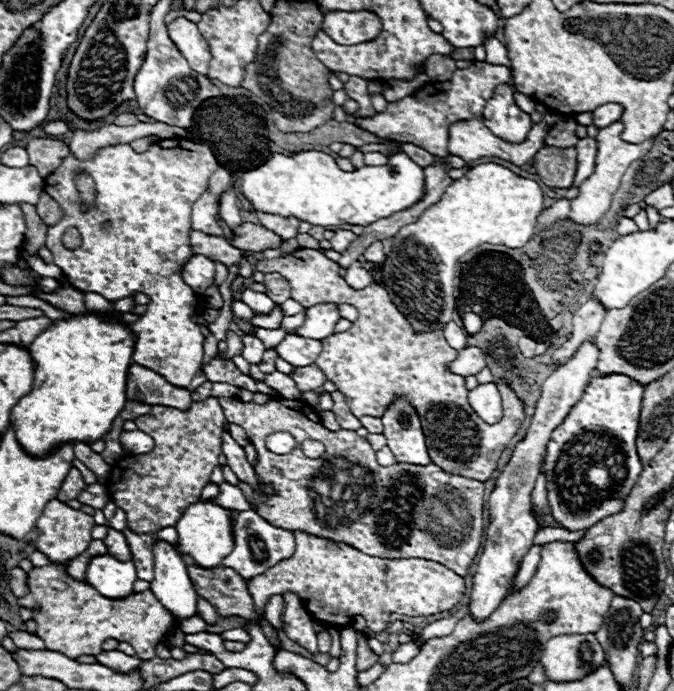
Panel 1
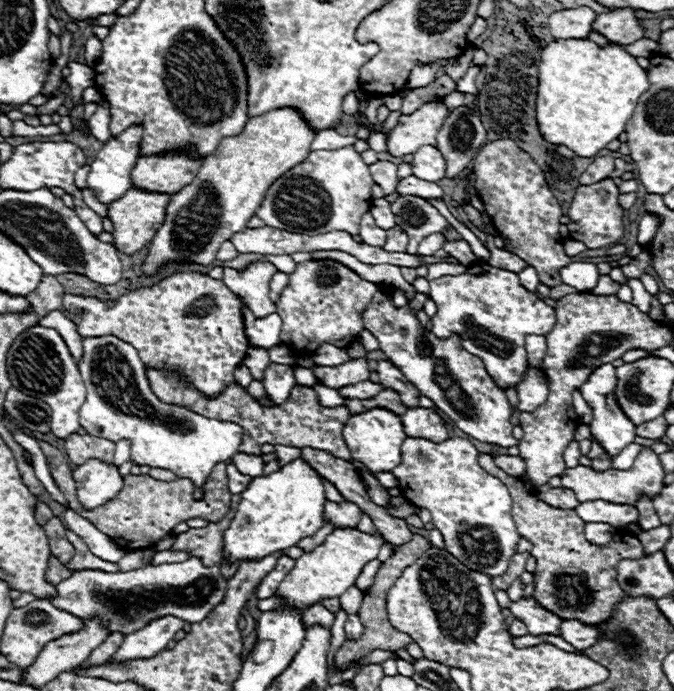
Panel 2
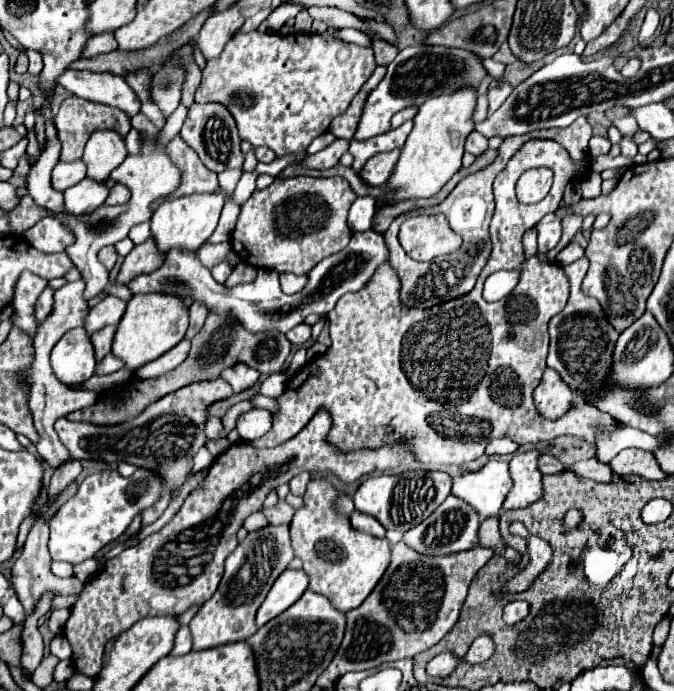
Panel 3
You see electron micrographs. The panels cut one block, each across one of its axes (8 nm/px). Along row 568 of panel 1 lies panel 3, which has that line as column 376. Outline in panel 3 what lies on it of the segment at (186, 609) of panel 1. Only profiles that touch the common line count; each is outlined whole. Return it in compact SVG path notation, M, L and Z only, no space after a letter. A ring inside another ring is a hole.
M398 150L386 152L386 154L376 154L372 156L364 170L360 170L360 178L368 182L368 186L384 186L394 172L394 166L398 162Z

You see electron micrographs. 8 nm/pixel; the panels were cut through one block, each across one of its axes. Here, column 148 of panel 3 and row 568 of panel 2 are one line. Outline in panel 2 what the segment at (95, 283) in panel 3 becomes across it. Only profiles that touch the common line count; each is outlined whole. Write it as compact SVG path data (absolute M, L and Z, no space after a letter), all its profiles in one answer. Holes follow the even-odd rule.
M190 558L186 562L144 566L130 572L72 570L68 578L56 584L58 594L50 602L80 618L98 616L106 622L110 634L120 632L128 636L164 616L176 616L190 624L200 622L224 598L224 588L226 578L218 566L206 568L198 558Z

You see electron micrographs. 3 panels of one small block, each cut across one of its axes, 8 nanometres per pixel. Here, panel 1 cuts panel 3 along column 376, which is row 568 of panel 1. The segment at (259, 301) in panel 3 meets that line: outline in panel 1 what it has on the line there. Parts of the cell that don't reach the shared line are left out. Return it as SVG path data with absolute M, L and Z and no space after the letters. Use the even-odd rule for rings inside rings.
M234 510L232 512L232 534L234 534L234 550L222 560L222 566L234 568L244 580L264 572L266 568L276 566L276 562L292 556L294 552L294 532L286 532L282 528L270 526L266 520L252 510Z

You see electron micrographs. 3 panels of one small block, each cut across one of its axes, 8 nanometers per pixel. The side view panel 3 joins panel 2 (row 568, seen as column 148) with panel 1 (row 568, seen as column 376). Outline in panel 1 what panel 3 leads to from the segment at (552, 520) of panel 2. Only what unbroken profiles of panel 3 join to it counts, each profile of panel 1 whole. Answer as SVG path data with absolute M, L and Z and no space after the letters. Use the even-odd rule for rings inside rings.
M220 398L220 406L224 408L224 416L228 422L238 424L246 430L248 440L258 452L254 470L262 482L272 484L276 494L262 494L256 492L250 484L238 482L244 498L248 500L250 508L258 512L260 518L272 522L284 530L300 530L314 534L318 538L334 540L348 544L360 552L378 556L378 558L424 558L432 562L440 562L452 572L466 576L470 566L476 558L480 548L480 540L484 536L484 484L474 478L456 476L442 472L434 464L424 468L414 464L392 464L380 466L376 462L376 452L368 444L366 438L360 438L356 432L346 430L328 430L320 424L318 414L302 400L278 400L272 398L266 404L254 402L240 402L236 398ZM274 432L288 432L294 436L296 446L288 454L274 454L266 448L266 438ZM304 440L320 440L326 446L324 456L308 458L302 454L300 444Z

